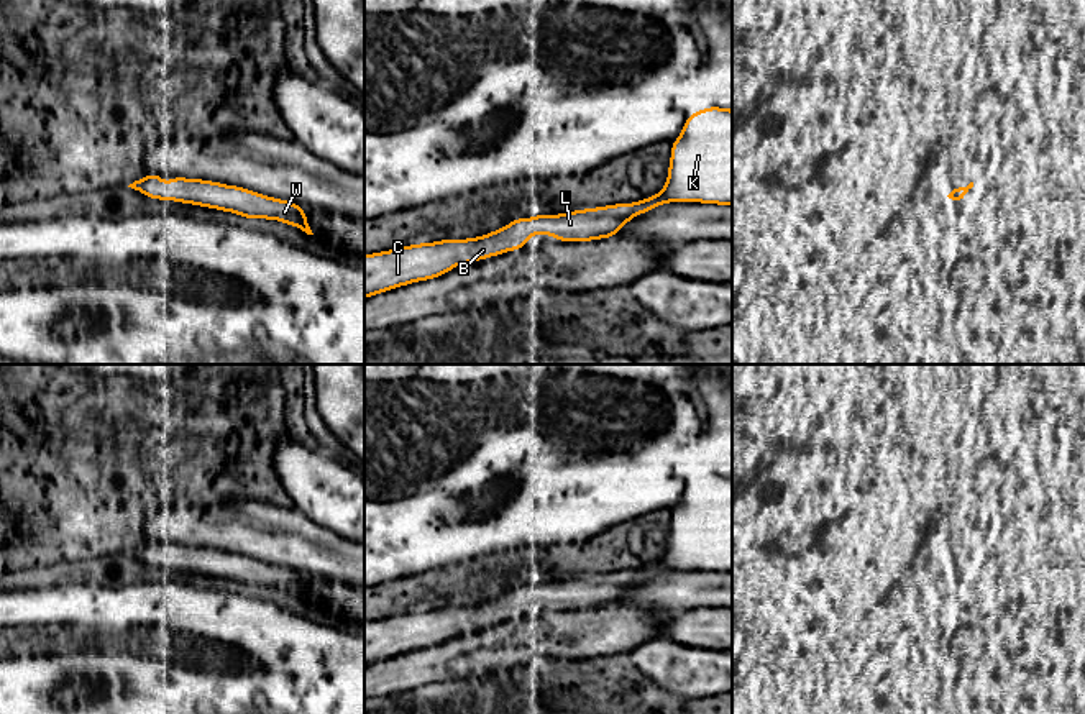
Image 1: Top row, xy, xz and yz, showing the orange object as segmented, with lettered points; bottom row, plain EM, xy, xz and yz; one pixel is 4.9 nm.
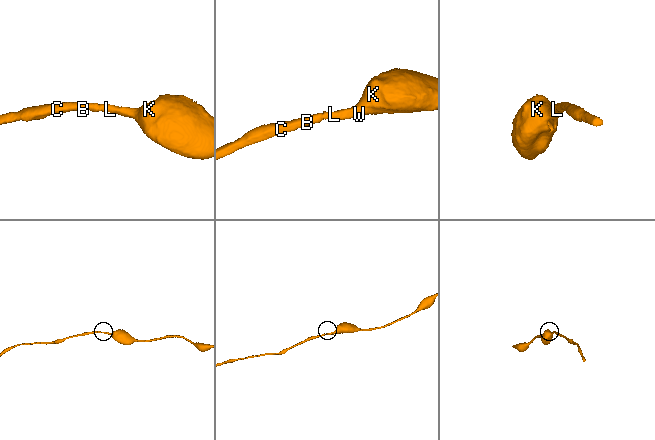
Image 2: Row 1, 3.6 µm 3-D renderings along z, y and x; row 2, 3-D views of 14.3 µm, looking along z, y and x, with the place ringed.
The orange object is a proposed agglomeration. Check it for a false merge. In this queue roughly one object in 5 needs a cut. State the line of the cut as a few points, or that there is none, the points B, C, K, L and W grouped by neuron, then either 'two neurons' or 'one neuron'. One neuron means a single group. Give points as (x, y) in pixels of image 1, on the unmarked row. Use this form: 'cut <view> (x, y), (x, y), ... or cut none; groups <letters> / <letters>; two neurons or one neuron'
cut none; groups B C K L W; one neuron

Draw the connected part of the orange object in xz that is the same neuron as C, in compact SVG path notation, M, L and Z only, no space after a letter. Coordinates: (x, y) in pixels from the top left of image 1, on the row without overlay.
M712 473L688 483L680 506L671 510L668 550L660 561L634 571L616 571L558 583L540 583L535 579L532 589L520 584L478 606L440 607L364 622L364 666L417 648L440 645L455 634L504 622L512 617L524 617L535 599L543 604L555 602L561 611L617 604L620 596L635 583L650 579L666 570L732 573L732 478Z

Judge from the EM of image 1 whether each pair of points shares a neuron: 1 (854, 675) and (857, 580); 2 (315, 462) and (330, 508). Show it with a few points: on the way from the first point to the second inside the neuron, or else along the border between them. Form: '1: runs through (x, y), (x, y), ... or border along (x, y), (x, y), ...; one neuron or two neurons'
1: border along (885, 594), (859, 622); two neurons
2: runs through (319, 473), (330, 488), (330, 496); one neuron

